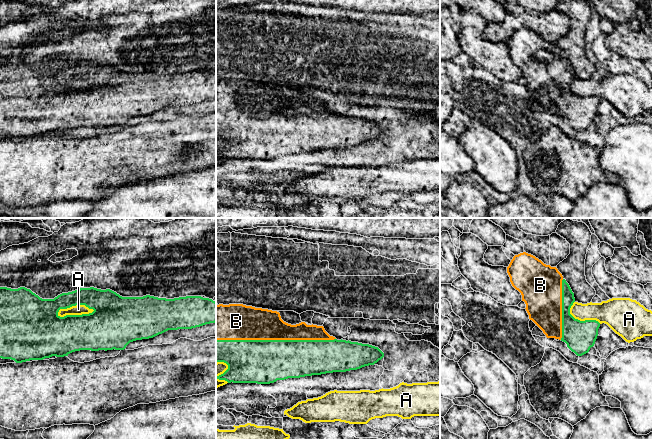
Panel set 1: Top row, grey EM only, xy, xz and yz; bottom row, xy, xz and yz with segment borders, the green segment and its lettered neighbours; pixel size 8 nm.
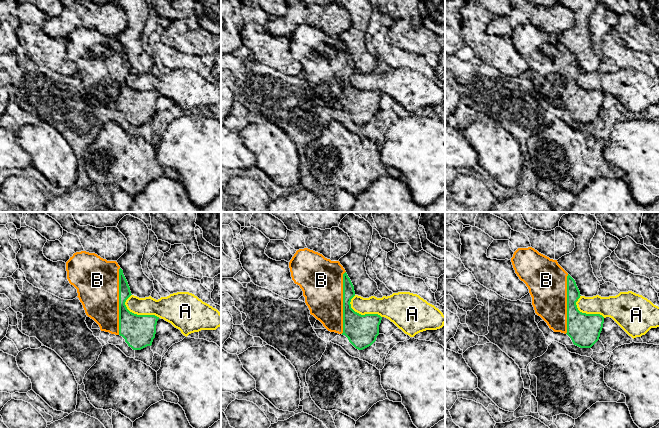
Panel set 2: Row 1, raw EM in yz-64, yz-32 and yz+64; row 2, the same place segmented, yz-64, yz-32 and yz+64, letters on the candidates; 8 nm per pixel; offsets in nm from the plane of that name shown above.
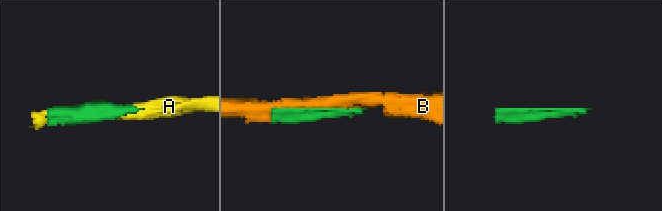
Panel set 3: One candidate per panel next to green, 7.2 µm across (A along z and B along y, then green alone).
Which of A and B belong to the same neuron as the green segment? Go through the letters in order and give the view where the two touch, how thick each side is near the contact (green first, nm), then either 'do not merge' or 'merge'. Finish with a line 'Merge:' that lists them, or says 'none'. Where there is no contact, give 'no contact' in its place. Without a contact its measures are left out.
A: xy | 340/80 nm | do not merge
B: xz | 360/280 nm | merge
Merge: B

